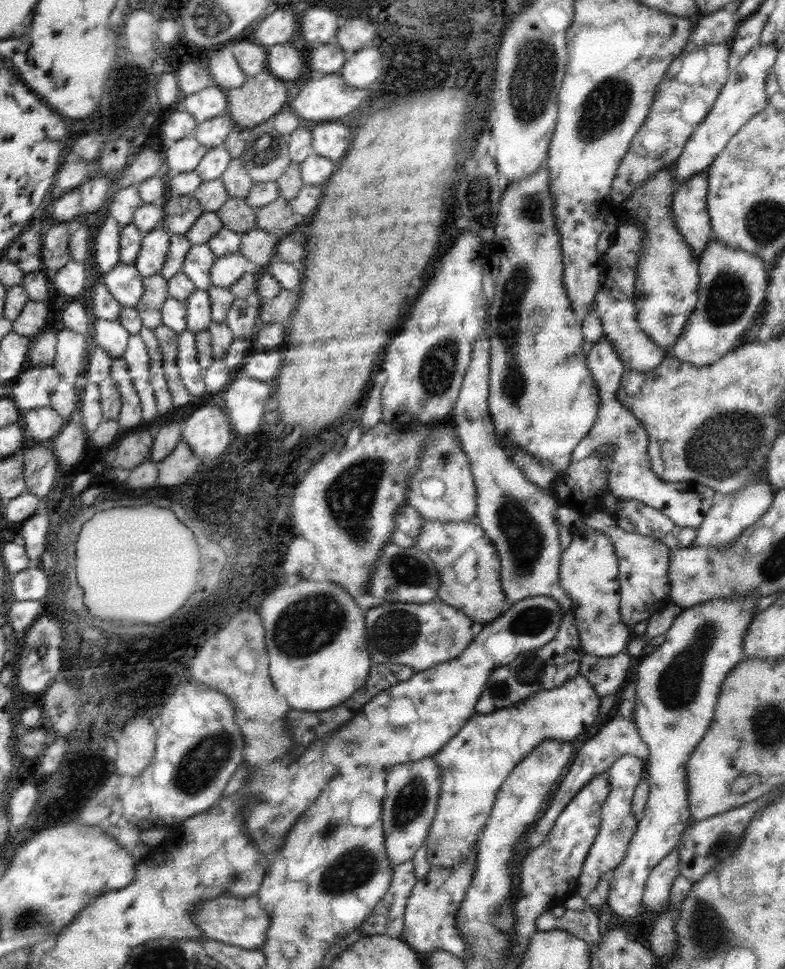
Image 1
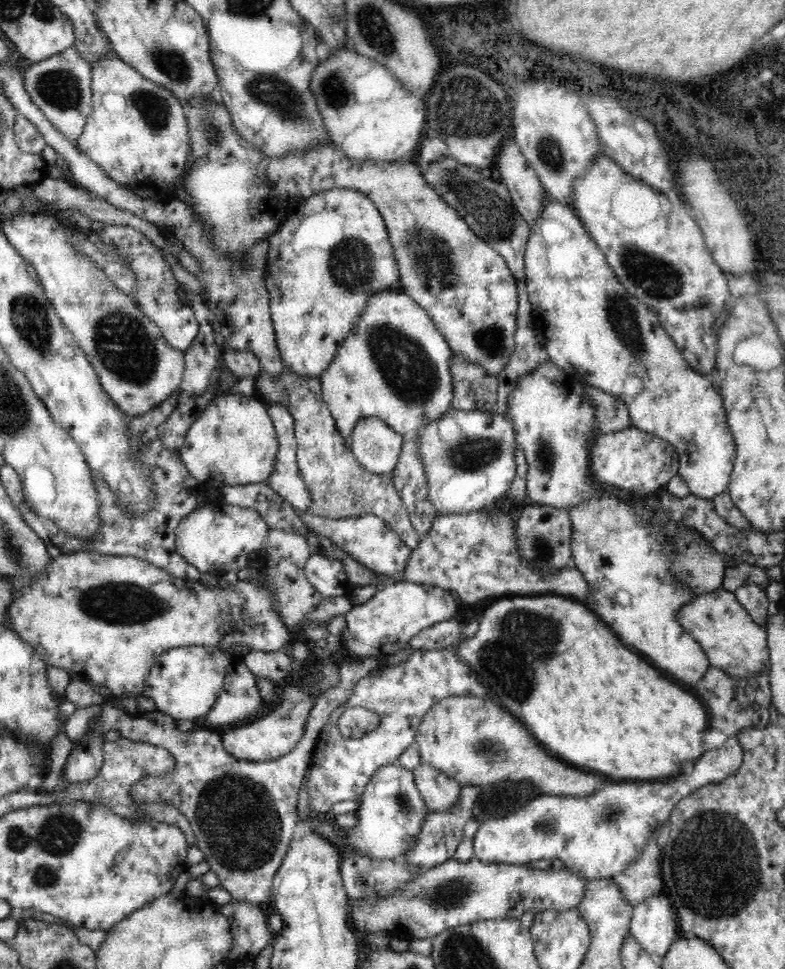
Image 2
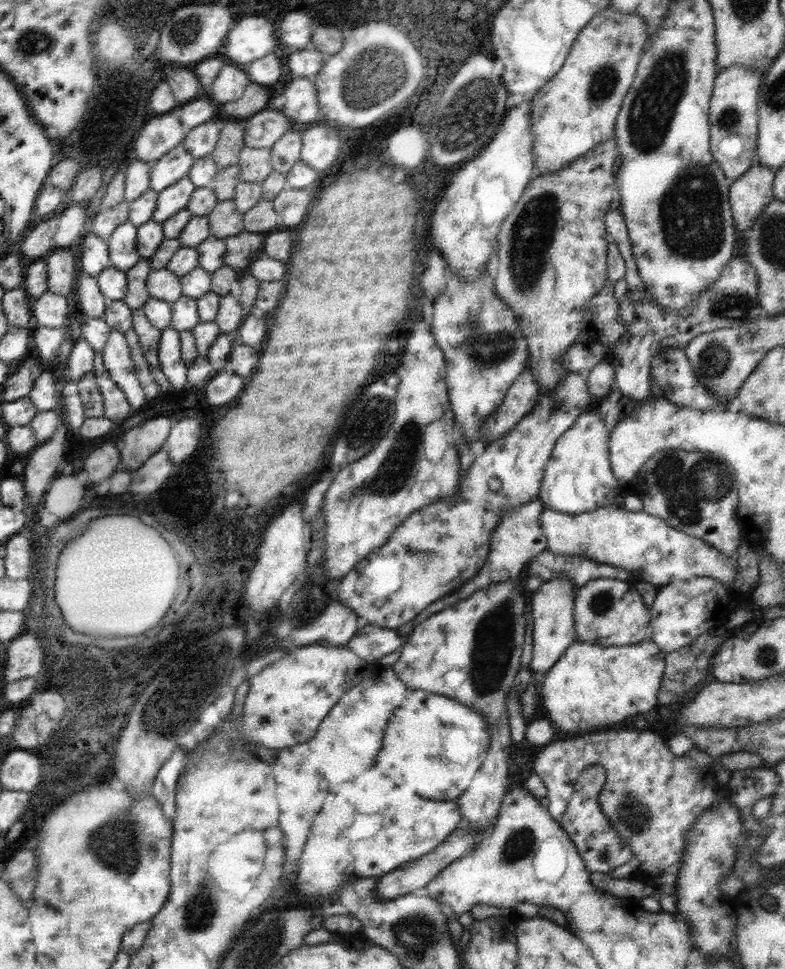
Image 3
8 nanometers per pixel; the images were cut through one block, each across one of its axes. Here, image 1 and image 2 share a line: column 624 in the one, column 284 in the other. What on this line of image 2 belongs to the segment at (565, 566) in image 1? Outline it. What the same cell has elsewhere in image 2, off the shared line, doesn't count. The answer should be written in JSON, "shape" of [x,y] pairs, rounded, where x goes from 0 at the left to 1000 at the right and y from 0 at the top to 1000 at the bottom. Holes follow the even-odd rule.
{"shape":[[[101,569],[99,571],[89,571],[87,573],[79,571],[68,575],[64,584],[59,586],[59,590],[54,591],[51,596],[46,596],[38,605],[28,607],[25,615],[17,617],[9,625],[10,645],[13,645],[14,650],[18,650],[28,657],[28,660],[32,660],[43,669],[59,686],[73,687],[85,691],[92,702],[103,700],[120,704],[120,707],[135,708],[148,720],[155,718],[176,719],[181,718],[183,714],[186,697],[191,693],[194,686],[209,672],[220,669],[245,666],[278,667],[278,670],[283,670],[292,675],[301,668],[311,666],[318,671],[324,670],[336,673],[361,672],[375,659],[375,650],[367,649],[357,641],[352,628],[348,627],[349,618],[349,610],[344,606],[326,604],[326,602],[303,599],[301,604],[294,604],[287,608],[275,605],[275,607],[269,609],[262,607],[255,600],[239,600],[223,595],[220,592],[196,584],[191,580],[172,576],[172,574],[132,573],[118,569]]]}

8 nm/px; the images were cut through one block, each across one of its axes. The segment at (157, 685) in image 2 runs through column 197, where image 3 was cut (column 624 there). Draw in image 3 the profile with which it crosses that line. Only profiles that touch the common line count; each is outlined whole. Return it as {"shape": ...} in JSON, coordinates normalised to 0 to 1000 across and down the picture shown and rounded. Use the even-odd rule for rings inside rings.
{"shape":[[[824,659],[810,665],[768,668],[734,660],[689,699],[685,716],[693,721],[698,742],[720,760],[758,755],[762,749],[792,745],[800,739],[820,737],[839,727],[837,717],[846,698],[847,673],[833,662]]]}

